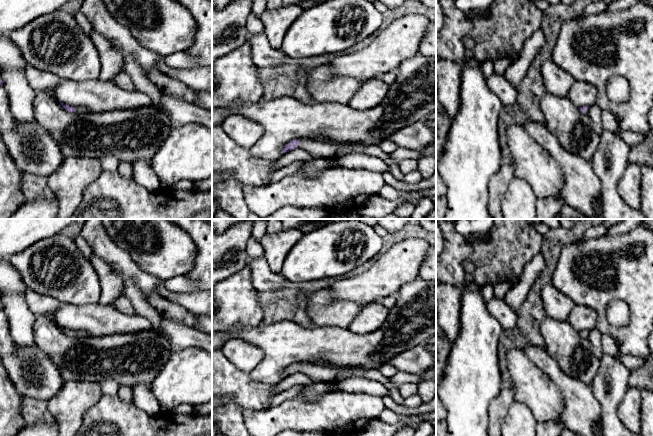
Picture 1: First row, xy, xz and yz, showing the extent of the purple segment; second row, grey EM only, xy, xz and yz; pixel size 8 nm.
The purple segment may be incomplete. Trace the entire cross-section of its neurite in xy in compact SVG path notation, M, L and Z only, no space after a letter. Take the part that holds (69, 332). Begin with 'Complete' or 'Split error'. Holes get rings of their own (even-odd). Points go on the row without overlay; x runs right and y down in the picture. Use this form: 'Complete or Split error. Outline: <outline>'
Split error. Outline: M60 326L60 328L61 328L68 336L74 336L74 337L77 337L77 338L85 338L85 337L91 336L91 334L89 334L89 333L86 332L86 331L73 331L73 330L66 329L66 328L62 327L62 326Z

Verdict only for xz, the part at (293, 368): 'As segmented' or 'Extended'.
Extended

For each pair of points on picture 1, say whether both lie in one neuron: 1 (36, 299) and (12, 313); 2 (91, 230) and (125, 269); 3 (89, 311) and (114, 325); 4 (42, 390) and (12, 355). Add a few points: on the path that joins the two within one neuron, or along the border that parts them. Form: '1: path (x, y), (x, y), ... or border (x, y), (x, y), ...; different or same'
1: border (26, 288), (26, 304), (36, 315); different
2: path (99, 240), (117, 259); same
3: path (95, 317), (98, 320), (108, 321); same
4: path (38, 381), (21, 364); same

